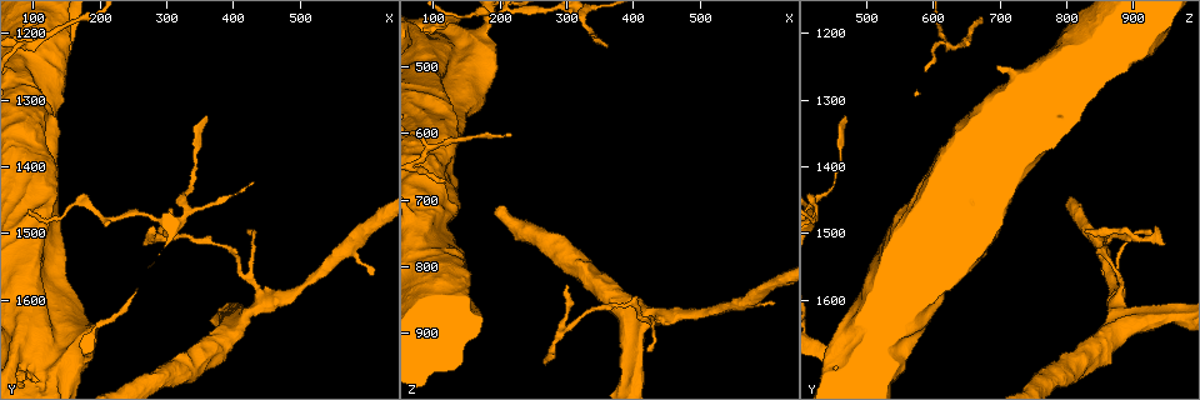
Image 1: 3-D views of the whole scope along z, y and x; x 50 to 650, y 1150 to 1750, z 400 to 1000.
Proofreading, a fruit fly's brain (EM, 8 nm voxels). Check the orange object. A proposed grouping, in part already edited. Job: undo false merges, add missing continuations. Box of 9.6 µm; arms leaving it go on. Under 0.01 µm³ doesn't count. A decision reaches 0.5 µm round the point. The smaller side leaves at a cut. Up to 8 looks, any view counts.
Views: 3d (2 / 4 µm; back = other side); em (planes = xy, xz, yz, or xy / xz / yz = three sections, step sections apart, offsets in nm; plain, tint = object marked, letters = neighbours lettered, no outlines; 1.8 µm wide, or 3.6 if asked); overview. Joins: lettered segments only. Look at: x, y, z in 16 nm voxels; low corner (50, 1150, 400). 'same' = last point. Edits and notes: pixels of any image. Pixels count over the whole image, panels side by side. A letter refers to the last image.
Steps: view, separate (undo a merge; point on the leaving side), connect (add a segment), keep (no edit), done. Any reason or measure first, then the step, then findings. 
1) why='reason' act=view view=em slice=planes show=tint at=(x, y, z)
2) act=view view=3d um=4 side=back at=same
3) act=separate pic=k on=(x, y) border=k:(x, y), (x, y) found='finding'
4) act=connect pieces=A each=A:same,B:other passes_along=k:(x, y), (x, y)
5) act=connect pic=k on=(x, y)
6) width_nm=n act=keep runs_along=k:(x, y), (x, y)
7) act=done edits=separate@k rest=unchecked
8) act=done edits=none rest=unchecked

why='a fork' act=view view=3d um=2 at=(100, 1215, 620)

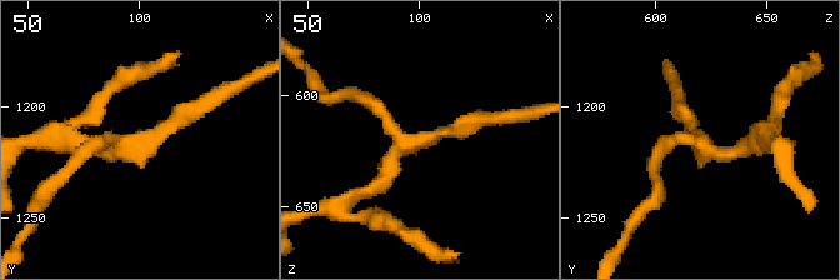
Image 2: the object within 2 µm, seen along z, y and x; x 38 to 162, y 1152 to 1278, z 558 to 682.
arms=3 act=view view=em slice=planes show=letters at=(99, 1217, 621)

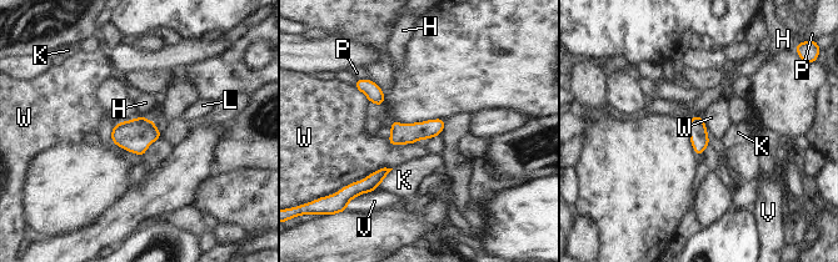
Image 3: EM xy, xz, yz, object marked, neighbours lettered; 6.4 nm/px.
width_nm=120 act=keep each=H:other,K:other,L:other,P:other,V:other,W:other border=3:(392, 167), (379, 167), (349, 184) found='all the same cell'

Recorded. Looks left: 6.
why='thick turns thin' act=view view=3d um=4 at=(140, 1700, 480)

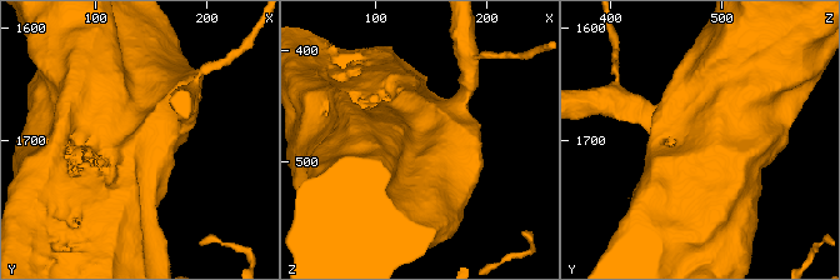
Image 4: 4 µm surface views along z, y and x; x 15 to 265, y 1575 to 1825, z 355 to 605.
act=view view=em slice=planes show=letters at=same

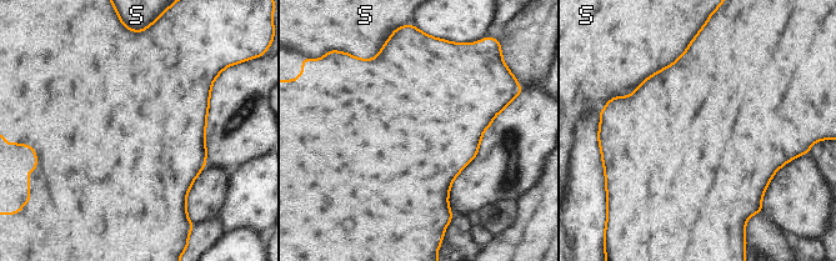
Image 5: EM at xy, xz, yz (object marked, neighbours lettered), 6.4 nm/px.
width_nm=1000 act=keep each=S:other found='continuous, no second cell'

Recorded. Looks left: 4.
why='branch stops here' act=view view=3d um=4 at=(270, 1520, 950)

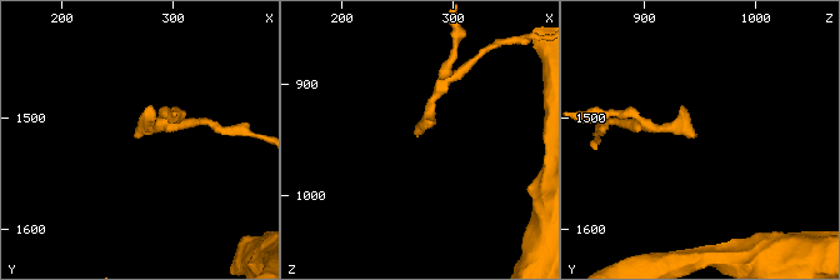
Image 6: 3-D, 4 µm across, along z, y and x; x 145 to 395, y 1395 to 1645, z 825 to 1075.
act=view view=em slice=xy step=8 show=letters at=(266, 1516, 948)

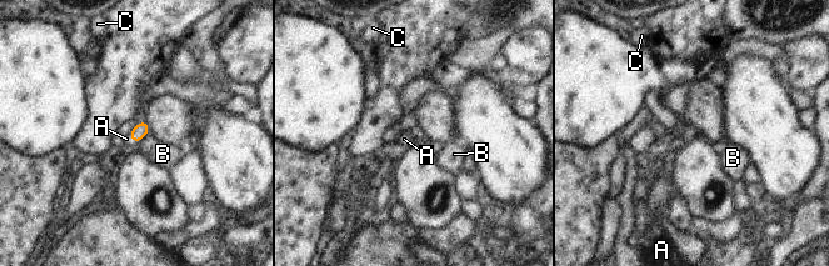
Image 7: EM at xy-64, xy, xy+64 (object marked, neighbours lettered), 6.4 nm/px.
act=view view=em slice=planes show=letters at=same

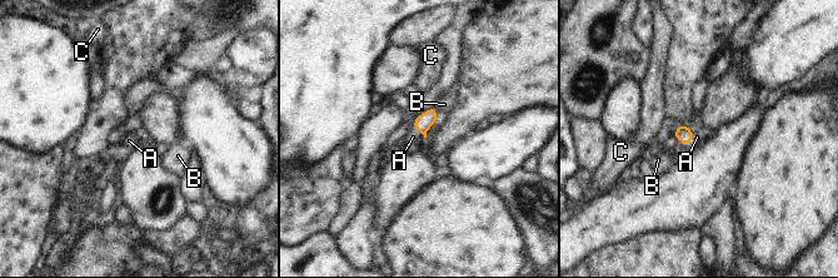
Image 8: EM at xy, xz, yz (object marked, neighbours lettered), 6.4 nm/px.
width_nm=100 act=connect pieces=A each=A:same,B:other,C:other passes_along=8:(424, 122), (418, 129), (413, 137) found='the cell continues'

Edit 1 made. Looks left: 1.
act=done edits=connect@8 rest=unchecked

